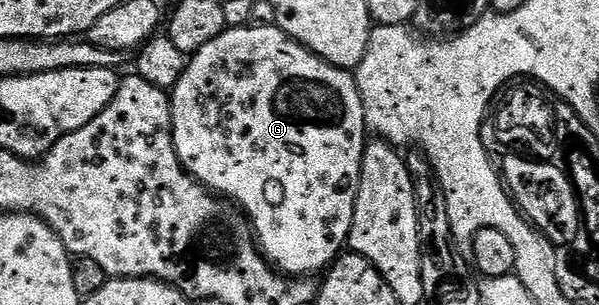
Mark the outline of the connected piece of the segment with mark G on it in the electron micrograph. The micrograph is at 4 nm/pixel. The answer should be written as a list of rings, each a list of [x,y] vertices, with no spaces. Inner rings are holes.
[[[277,25],[254,26],[227,27],[220,33],[220,37],[212,37],[212,41],[208,41],[208,45],[204,45],[204,49],[189,56],[180,81],[176,81],[174,90],[169,92],[174,148],[180,165],[193,177],[195,183],[200,183],[206,190],[233,201],[245,212],[254,233],[256,246],[274,270],[281,271],[284,275],[310,277],[315,274],[313,271],[325,272],[347,246],[350,238],[354,202],[358,196],[360,173],[362,172],[362,154],[368,142],[364,109],[360,101],[358,84],[351,72],[326,63],[319,55],[312,54],[307,47],[284,34]]]

